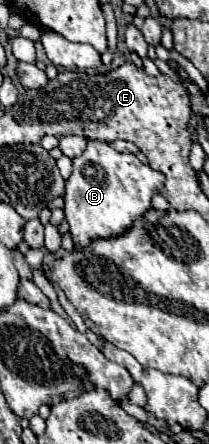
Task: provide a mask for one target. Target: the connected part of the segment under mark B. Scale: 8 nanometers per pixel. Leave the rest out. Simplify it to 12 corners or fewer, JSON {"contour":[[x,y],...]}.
{"contour":[[90,140],[66,180],[76,250],[124,234],[162,172]]}

